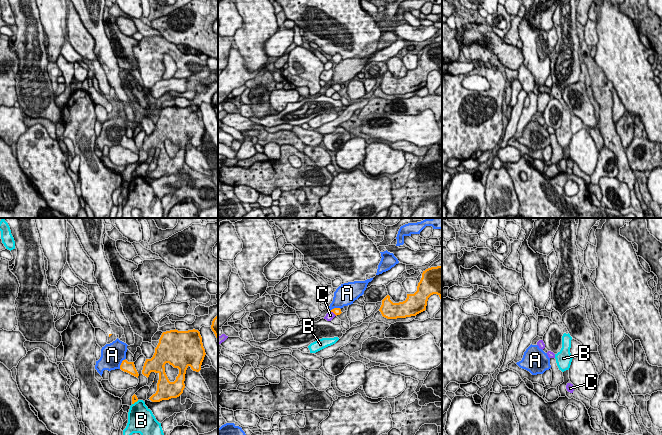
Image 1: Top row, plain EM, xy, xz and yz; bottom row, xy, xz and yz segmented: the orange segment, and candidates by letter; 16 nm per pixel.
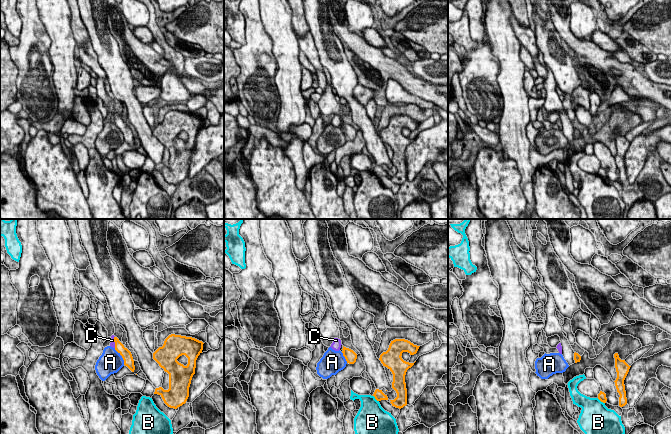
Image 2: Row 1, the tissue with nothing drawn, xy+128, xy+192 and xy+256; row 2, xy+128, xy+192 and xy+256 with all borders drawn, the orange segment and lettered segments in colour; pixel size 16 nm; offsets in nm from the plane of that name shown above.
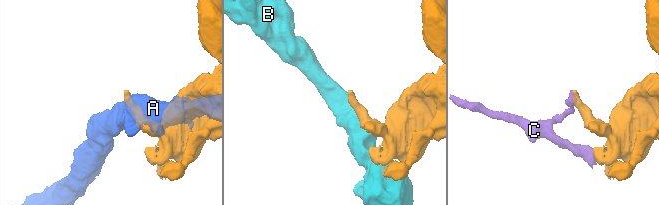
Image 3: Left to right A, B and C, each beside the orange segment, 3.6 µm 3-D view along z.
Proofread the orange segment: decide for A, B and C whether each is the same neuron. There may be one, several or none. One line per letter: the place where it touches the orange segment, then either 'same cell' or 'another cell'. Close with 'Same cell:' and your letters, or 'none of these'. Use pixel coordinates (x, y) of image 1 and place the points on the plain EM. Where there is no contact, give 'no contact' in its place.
A: xy (121, 139) | another cell
B: xy (135, 177) | another cell
C: xz (333, 88) | another cell
Same cell: none of these

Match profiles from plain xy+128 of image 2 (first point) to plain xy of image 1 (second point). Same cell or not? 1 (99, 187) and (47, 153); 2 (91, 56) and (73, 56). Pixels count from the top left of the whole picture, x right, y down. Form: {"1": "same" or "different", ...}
{"1": "different", "2": "different"}

